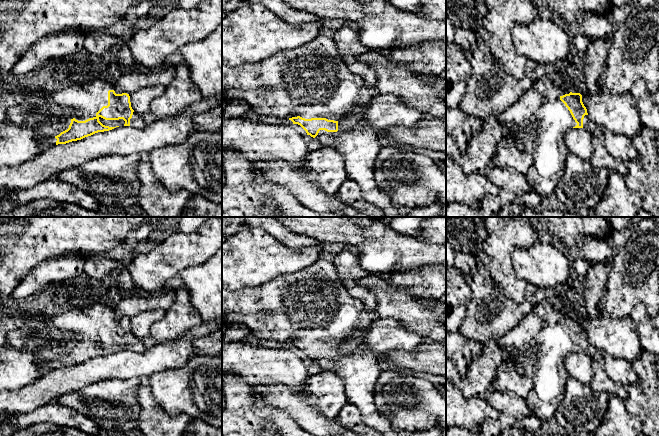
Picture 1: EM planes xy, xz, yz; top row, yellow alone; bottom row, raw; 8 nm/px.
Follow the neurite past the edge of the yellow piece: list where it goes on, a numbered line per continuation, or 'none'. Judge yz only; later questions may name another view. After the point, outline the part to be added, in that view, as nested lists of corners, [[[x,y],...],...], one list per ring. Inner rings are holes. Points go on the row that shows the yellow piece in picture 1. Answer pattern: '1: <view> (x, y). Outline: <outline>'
1: yz (536, 123). Outline: [[[561,74],[541,77],[534,80],[531,87],[499,115],[499,122],[508,132],[506,138],[516,147],[532,155],[533,163],[526,177],[528,182],[534,186],[534,190],[542,198],[549,197],[554,193],[564,173],[565,161],[568,156],[568,150],[564,143],[564,135],[577,125],[568,108],[560,100],[561,96],[569,93],[570,92],[562,86]]]
2: yz (619, 146). Outline: [[[589,115],[583,119],[583,128],[592,137],[596,137],[609,154],[627,163],[638,158],[638,152],[631,143],[631,139],[623,134],[614,134],[603,126],[592,121]]]

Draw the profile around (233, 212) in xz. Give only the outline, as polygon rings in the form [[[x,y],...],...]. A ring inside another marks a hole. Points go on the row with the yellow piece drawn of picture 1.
[[[232,208],[222,212],[222,217],[245,217],[245,216],[240,210]]]

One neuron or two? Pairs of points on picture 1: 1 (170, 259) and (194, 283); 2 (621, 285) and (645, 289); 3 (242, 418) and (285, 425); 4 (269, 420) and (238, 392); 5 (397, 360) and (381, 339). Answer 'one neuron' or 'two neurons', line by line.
1: two neurons
2: one neuron
3: one neuron
4: one neuron
5: two neurons

